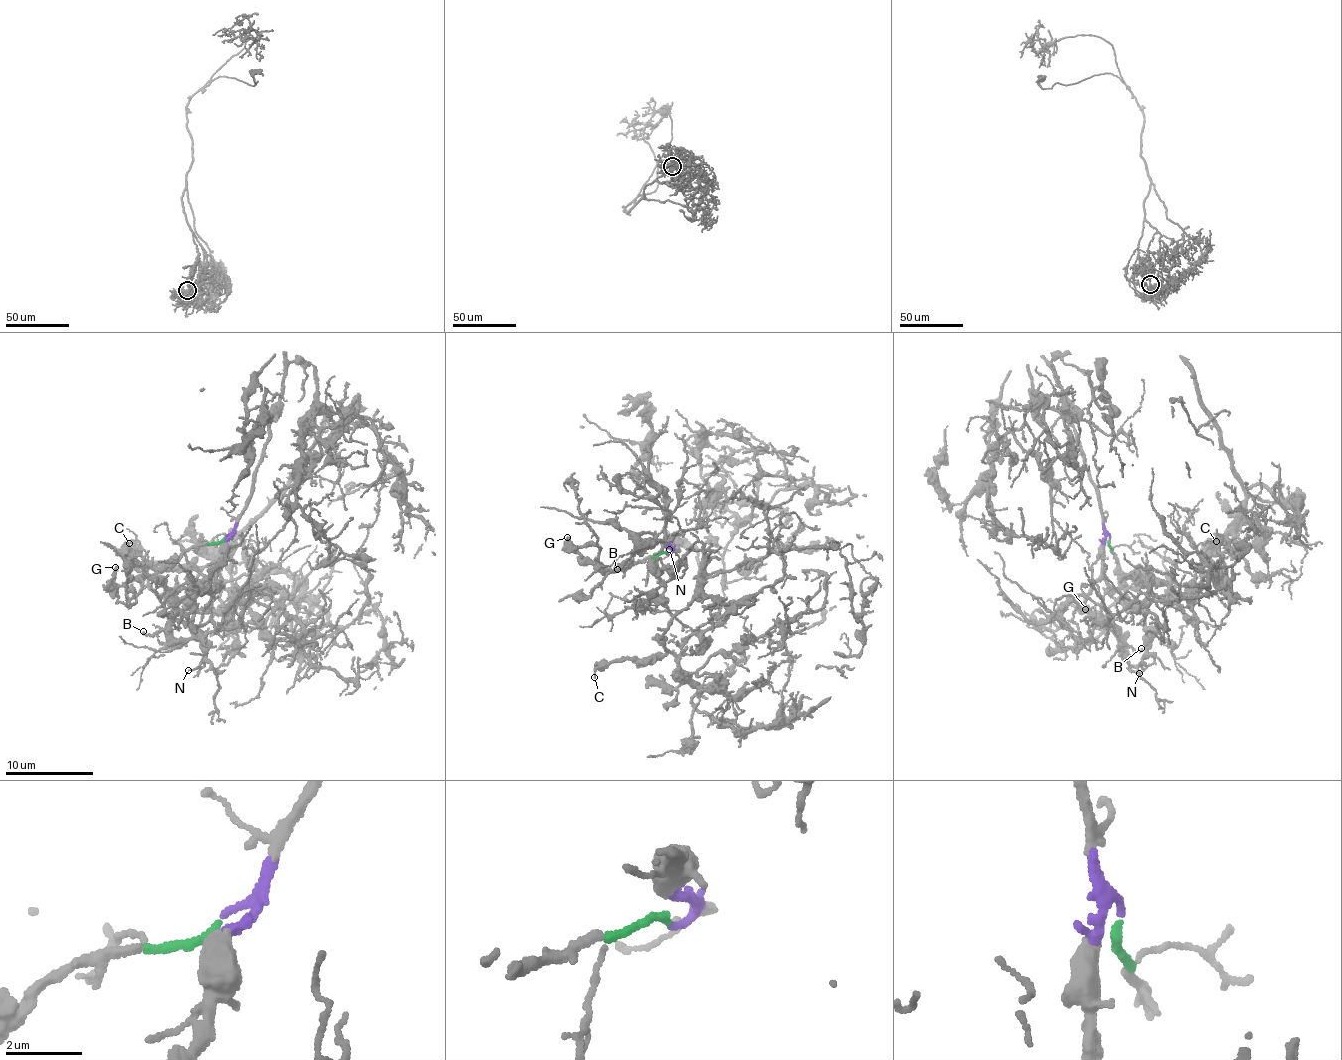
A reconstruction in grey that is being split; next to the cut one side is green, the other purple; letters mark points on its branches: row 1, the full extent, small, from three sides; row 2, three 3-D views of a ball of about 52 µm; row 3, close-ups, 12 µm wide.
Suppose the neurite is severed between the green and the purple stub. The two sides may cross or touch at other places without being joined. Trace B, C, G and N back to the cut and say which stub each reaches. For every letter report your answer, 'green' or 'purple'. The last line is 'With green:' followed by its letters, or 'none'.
B: purple
C: purple
G: green
N: purple
With green: G

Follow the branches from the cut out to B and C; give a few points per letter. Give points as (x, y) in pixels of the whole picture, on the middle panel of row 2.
B: (665, 554), (672, 550), (666, 546), (669, 540), (659, 541), (644, 532), (640, 536), (642, 544), (617, 570)
C: (665, 554), (665, 539), (672, 618), (697, 631), (722, 620), (593, 678)

